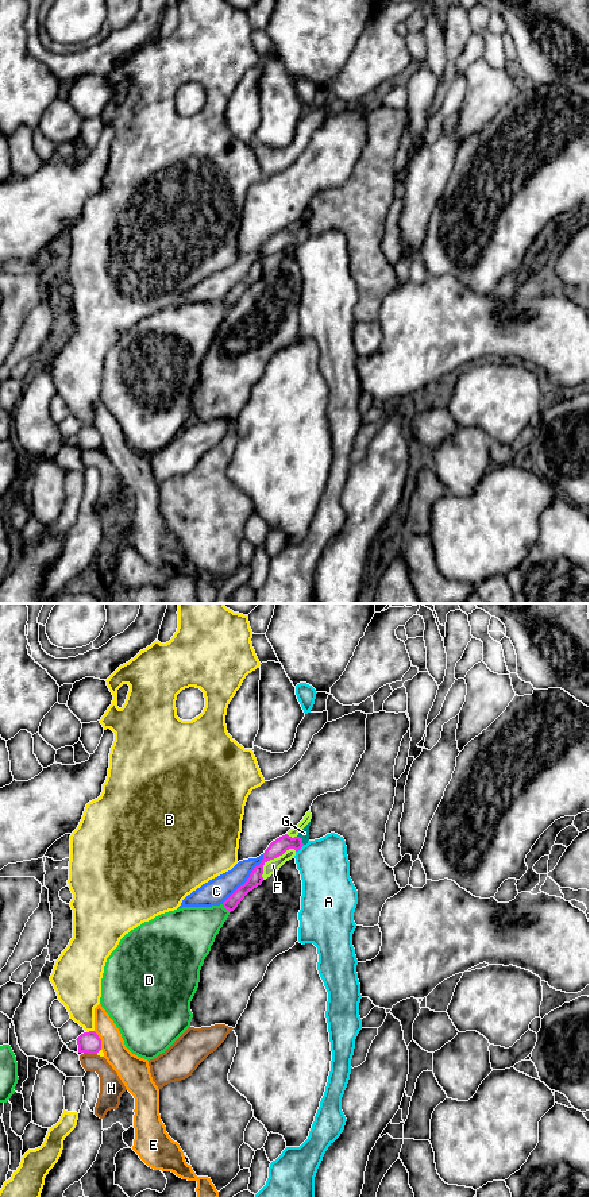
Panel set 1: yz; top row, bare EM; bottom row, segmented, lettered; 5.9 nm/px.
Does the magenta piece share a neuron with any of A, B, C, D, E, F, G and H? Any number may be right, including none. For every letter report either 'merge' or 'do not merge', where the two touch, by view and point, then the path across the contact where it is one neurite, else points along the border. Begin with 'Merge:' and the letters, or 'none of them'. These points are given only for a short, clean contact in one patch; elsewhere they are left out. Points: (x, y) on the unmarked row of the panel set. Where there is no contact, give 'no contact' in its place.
Merge: G
A: do not merge; meets magenta in yz at (300, 243)
B: do not merge; meets magenta in yz at (89, 427)
C: do not merge; meets magenta in yz at (247, 275)
D: do not merge; meets magenta in yz at (226, 304)
E: do not merge; meets magenta in yz at (100, 436)
F: do not merge; meets magenta in yz at (273, 254); border along yz (296, 246), (286, 244), (270, 254), (263, 261), (262, 274)
G: merge; meets magenta in yz at (301, 235); runs through yz (277, 243), (285, 238), (301, 235), (304, 228)
H: do not merge; meets magenta in yz at (91, 448)

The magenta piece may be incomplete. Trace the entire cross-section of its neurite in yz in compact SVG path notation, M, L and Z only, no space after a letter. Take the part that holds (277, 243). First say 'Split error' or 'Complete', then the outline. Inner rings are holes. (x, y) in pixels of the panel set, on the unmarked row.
Split error. M311 217L294 233L285 229L273 236L265 246L262 258L254 263L247 277L223 298L223 302L230 308L234 306L250 286L262 279L263 260L267 256L282 251L289 244L298 247L304 240L306 240L309 236L309 221Z

